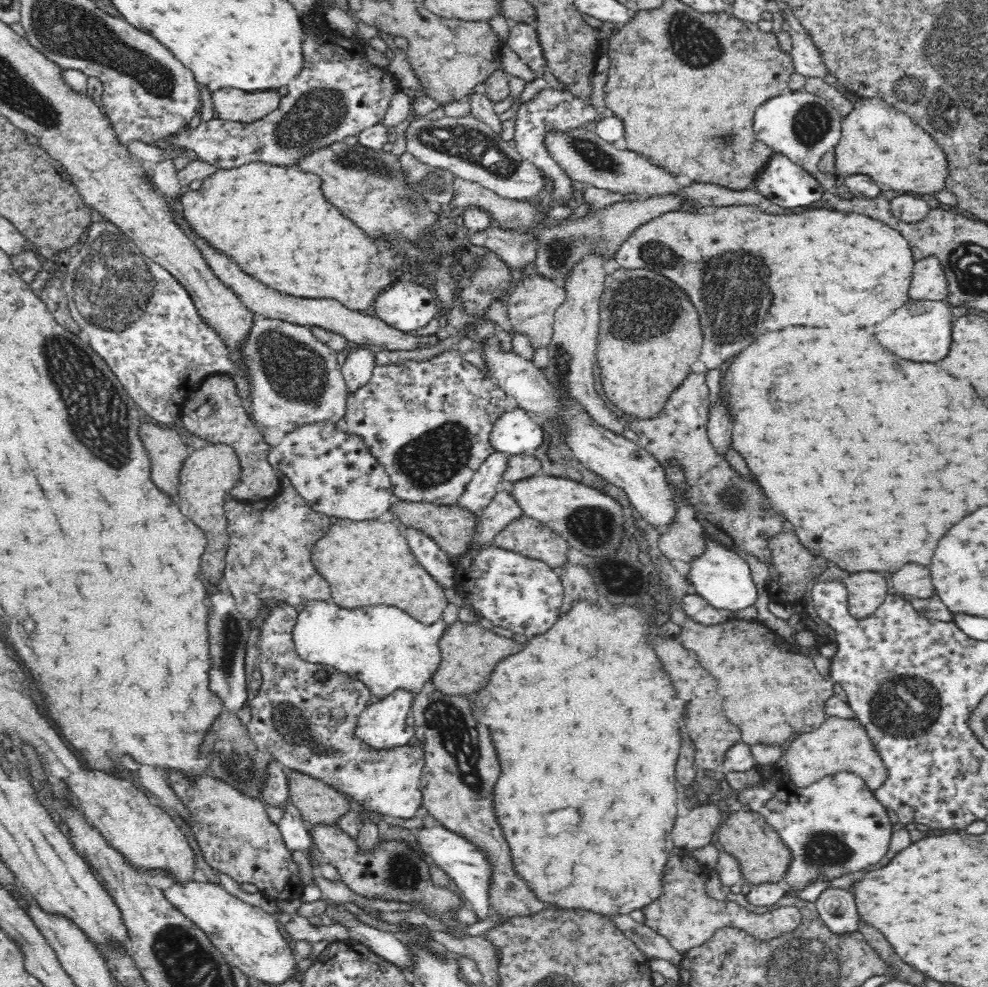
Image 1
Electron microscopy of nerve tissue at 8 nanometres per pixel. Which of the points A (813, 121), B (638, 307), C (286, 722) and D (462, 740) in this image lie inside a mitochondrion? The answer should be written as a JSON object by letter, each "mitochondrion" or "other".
{"A":"mitochondrion","B":"mitochondrion","C":"mitochondrion","D":"mitochondrion"}

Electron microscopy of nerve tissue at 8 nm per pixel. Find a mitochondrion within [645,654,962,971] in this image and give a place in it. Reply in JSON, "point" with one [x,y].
{"point":[906,705]}

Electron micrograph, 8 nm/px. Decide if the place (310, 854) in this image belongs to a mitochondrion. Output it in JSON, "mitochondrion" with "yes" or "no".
{"mitochondrion":"no"}

